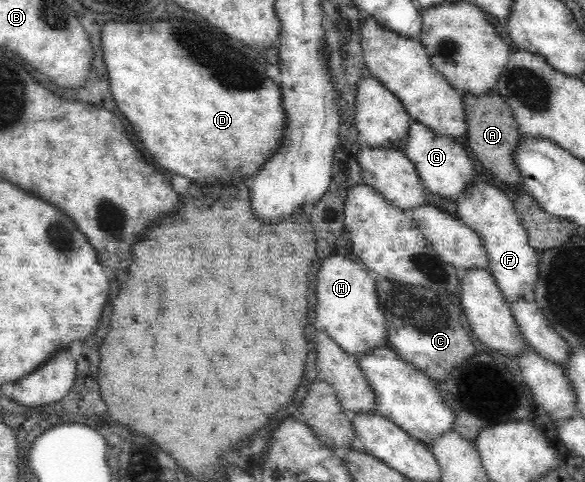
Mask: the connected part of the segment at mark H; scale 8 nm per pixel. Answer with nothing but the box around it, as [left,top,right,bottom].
[316,255,386,355]

